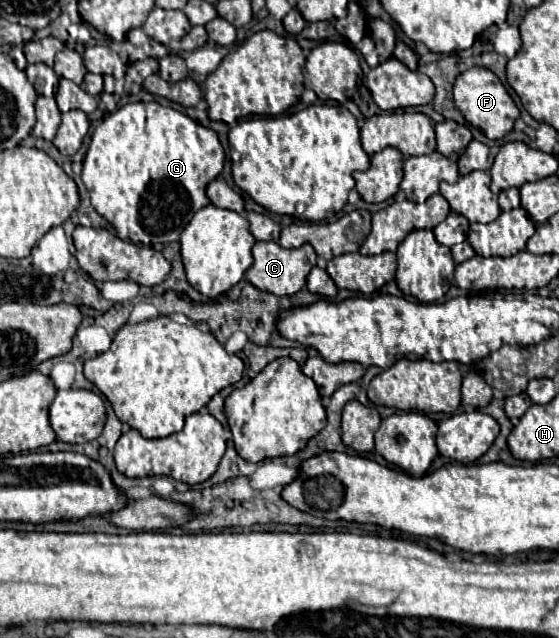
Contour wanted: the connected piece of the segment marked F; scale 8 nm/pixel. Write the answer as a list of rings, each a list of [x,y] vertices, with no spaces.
[[[474,66],[466,72],[462,72],[458,76],[458,82],[454,82],[454,102],[456,102],[458,110],[464,114],[464,118],[474,128],[480,128],[486,134],[486,138],[490,138],[490,140],[504,138],[512,130],[516,118],[520,116],[518,106],[510,98],[510,94],[506,92],[506,88],[498,80],[498,76],[494,72],[490,72],[488,68]]]

